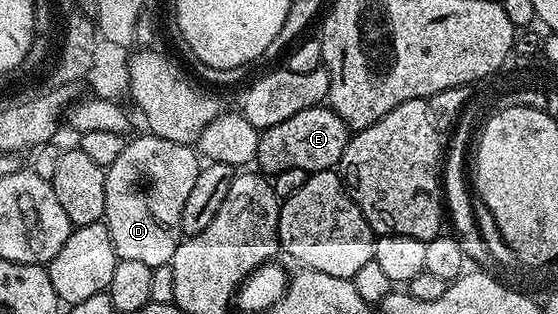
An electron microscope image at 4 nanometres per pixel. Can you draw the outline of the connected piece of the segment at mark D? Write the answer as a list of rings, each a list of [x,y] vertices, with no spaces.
[[[145,135],[127,140],[124,151],[106,169],[106,186],[104,187],[104,218],[108,231],[112,235],[112,247],[120,259],[137,259],[140,263],[148,263],[150,269],[170,264],[176,255],[176,247],[183,240],[184,234],[180,215],[188,194],[198,178],[200,157],[191,146],[172,143],[168,139],[160,139],[153,135]]]

